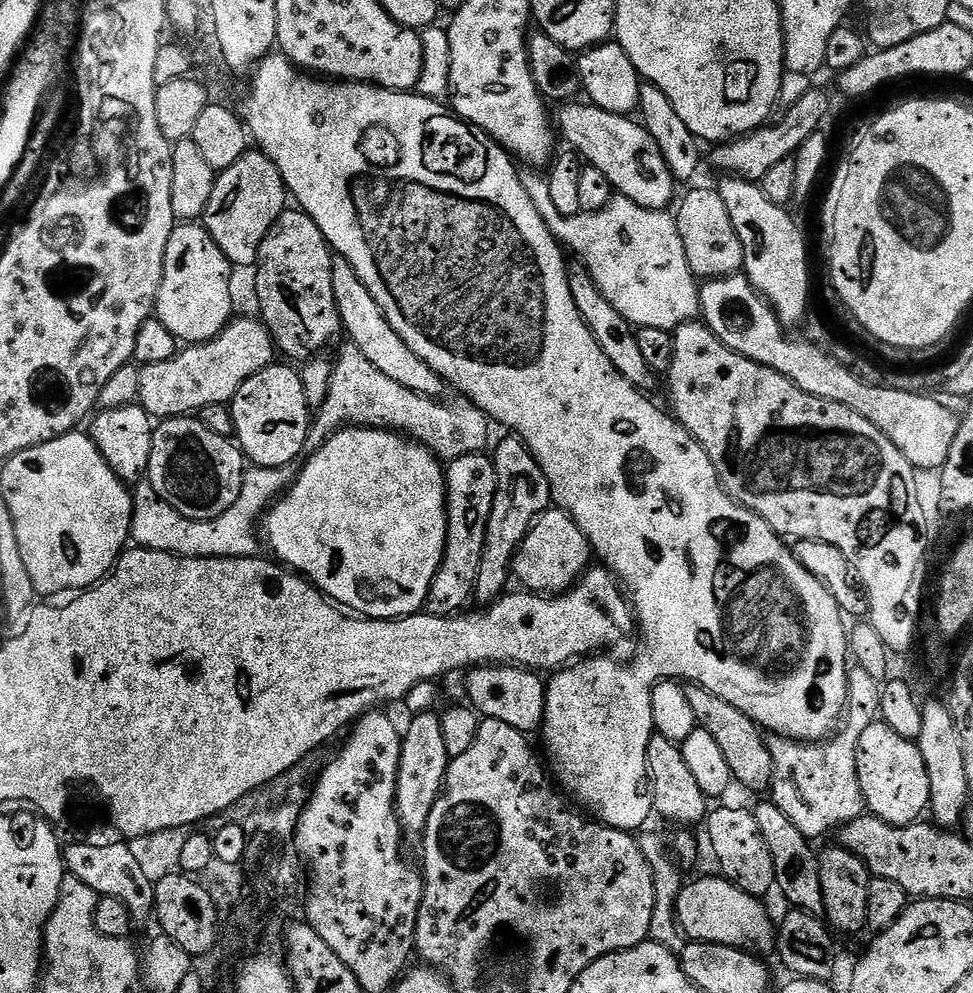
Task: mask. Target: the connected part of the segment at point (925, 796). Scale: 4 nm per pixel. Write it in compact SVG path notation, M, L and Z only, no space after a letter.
M883 722L866 726L858 746L854 750L854 767L858 774L858 786L862 786L865 809L882 822L894 826L915 824L930 808L930 774L926 774L926 762L922 762L922 750L914 740L902 738L902 734L890 730Z

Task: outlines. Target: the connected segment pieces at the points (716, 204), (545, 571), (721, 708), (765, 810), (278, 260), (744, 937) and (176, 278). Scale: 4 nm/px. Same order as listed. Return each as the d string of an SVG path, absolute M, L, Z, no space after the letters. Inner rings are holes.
M715 187L692 188L683 196L684 193L679 197L680 209L675 209L674 215L692 273L704 282L737 275L744 266L742 242L738 242L738 234L734 234L734 225L730 223L730 214L726 214L719 191Z
M549 510L537 519L526 534L514 561L515 579L520 579L532 594L563 594L579 581L589 567L588 539L570 517L559 510Z
M688 684L684 689L690 706L694 709L697 725L711 734L718 742L722 755L726 757L726 766L730 766L733 781L752 792L760 792L772 782L772 763L770 752L766 750L766 736L759 724L754 723L742 710L730 706L730 702L722 702L718 694L710 694L710 690L699 688L696 684Z
M771 802L755 805L758 830L762 830L762 838L766 838L766 846L770 850L770 858L774 858L774 870L776 871L776 888L789 900L793 909L823 913L822 882L820 881L820 862L817 853L812 853L813 845L794 827L794 822L778 810L778 806Z
M285 210L258 250L254 268L256 300L260 303L258 316L267 326L277 349L283 355L285 352L289 361L307 361L323 353L324 347L336 335L341 335L340 315L334 302L333 255L314 218L299 210Z
M719 874L704 876L683 885L676 899L676 925L689 941L710 942L742 948L753 954L771 953L776 947L777 925L772 924L765 901L746 894Z
M177 223L176 229L170 234L170 242L166 242L164 277L156 299L155 319L160 320L162 326L166 326L166 330L170 330L170 334L185 345L204 344L214 339L234 316L232 312L232 272L234 273L233 264L226 258L226 254L222 254L222 250L218 250L214 238L210 238L203 223Z

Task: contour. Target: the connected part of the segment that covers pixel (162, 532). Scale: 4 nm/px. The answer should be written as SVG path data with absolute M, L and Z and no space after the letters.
M249 467L244 474L238 502L234 502L234 506L230 506L226 514L218 514L218 518L213 520L191 520L178 514L174 506L158 498L152 484L141 482L135 485L132 492L131 543L138 548L169 552L175 556L200 556L203 560L211 556L256 556L258 525L263 521L268 509L288 491L293 479L294 472L291 467Z

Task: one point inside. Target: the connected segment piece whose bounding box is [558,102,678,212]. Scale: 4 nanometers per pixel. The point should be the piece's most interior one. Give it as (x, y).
(620, 146)

